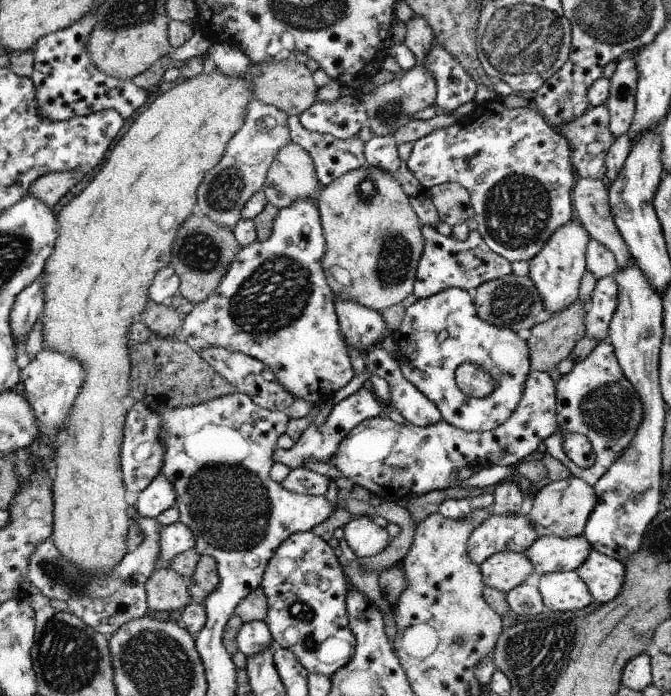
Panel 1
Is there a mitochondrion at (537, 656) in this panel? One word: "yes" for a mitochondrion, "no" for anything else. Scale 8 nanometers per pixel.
yes

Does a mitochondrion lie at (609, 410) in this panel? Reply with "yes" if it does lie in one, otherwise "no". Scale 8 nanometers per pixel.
yes

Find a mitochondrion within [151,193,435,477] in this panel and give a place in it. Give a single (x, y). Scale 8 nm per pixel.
(277, 293)

